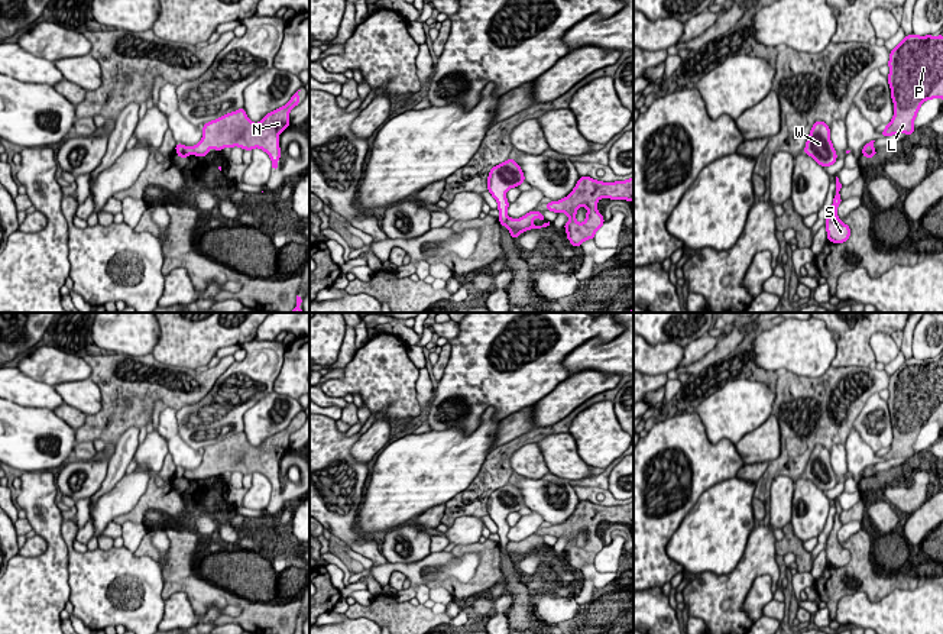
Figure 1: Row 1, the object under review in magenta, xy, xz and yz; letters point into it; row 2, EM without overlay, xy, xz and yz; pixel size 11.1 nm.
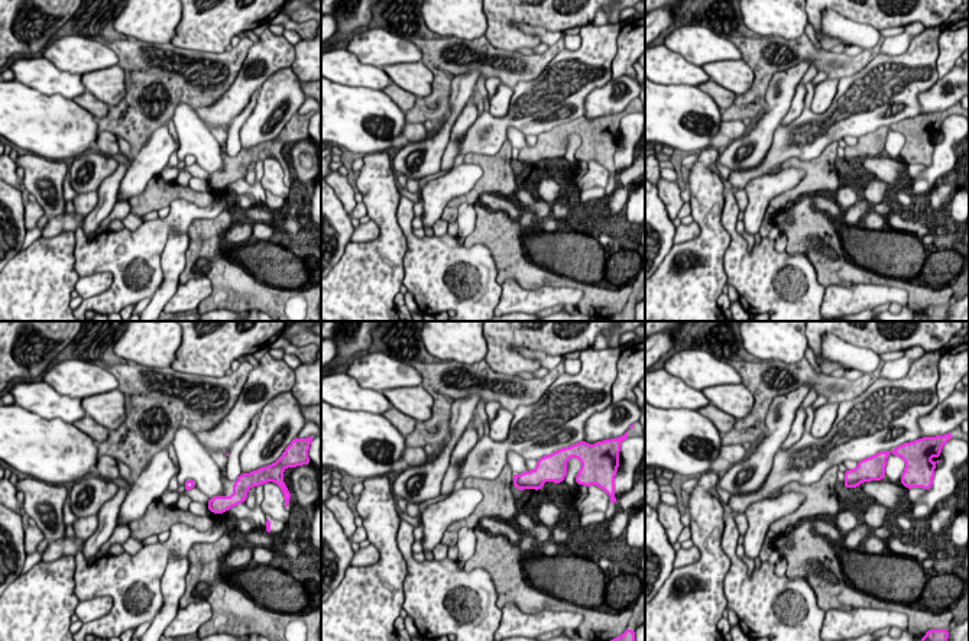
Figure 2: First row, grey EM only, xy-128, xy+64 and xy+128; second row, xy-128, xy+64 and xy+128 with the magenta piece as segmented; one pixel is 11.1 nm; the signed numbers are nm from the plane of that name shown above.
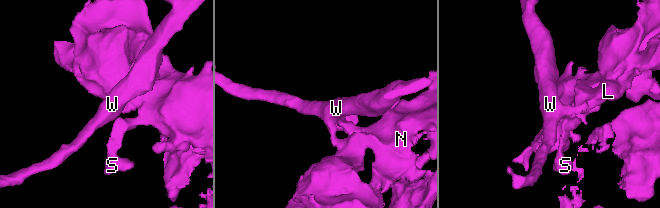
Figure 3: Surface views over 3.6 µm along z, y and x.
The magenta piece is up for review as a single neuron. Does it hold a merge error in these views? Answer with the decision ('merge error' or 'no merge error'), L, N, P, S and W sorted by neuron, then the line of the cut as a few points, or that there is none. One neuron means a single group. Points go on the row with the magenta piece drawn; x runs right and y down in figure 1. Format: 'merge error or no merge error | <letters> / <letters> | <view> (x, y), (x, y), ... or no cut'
merge error | L N P S / W | xz (508, 217), (505, 225)

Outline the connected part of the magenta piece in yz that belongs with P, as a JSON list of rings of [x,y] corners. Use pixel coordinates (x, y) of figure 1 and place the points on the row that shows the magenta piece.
[[[905,36],[889,52],[888,67],[894,116],[881,136],[913,135],[920,106],[936,97],[943,100],[943,36]]]

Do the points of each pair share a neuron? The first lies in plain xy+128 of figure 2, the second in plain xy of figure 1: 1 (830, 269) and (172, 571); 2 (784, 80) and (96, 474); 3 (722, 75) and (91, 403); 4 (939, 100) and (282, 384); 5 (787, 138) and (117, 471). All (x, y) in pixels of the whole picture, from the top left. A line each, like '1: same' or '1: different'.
1: same
2: same
3: same
4: different
5: different

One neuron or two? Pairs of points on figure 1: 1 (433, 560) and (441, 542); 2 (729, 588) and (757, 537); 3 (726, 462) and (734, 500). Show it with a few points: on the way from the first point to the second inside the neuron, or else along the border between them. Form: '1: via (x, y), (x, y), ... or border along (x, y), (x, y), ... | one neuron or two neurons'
1: border along (443, 550), (431, 553) | two neurons
2: via (742, 575), (757, 560), (757, 550) | one neuron
3: border along (735, 476), (716, 482), (700, 497) | two neurons

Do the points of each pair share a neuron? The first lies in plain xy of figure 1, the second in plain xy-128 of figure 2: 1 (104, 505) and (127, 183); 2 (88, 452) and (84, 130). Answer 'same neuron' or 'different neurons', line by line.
1: same neuron
2: different neurons

